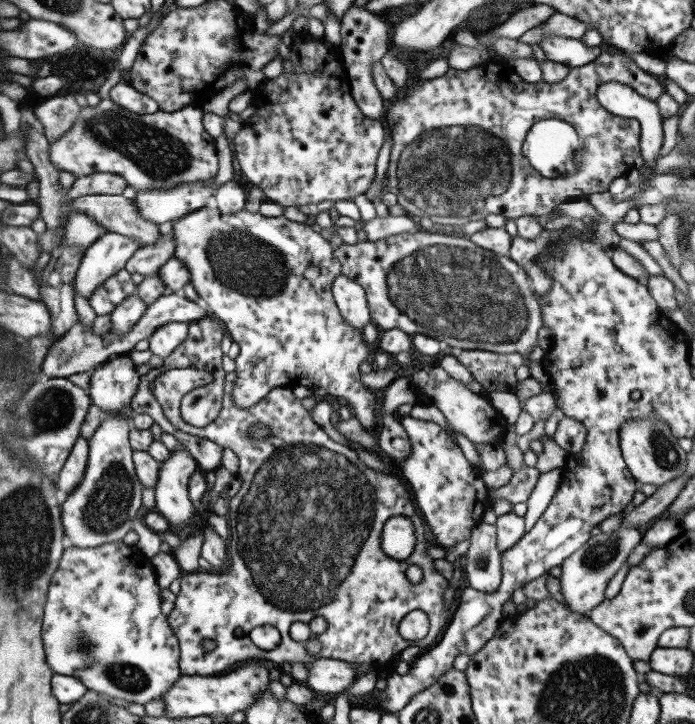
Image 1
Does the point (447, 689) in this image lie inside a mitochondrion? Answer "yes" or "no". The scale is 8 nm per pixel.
yes

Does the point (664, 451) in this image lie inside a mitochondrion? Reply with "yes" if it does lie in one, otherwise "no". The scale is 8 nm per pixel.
yes

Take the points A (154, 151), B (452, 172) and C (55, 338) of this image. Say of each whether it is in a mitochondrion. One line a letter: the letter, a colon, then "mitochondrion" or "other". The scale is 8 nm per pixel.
A: mitochondrion
B: mitochondrion
C: other

